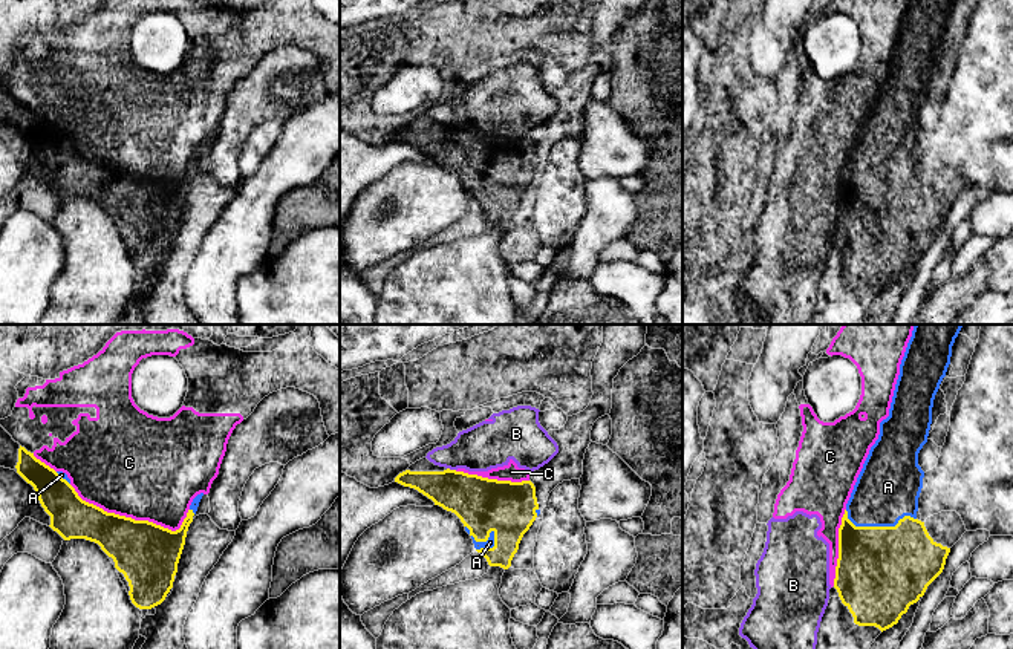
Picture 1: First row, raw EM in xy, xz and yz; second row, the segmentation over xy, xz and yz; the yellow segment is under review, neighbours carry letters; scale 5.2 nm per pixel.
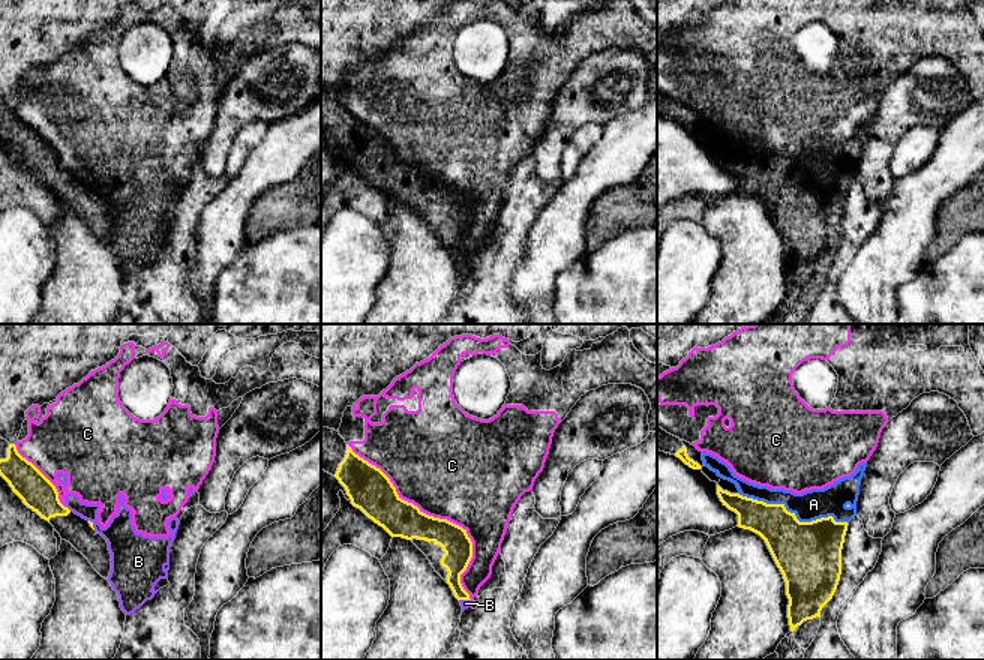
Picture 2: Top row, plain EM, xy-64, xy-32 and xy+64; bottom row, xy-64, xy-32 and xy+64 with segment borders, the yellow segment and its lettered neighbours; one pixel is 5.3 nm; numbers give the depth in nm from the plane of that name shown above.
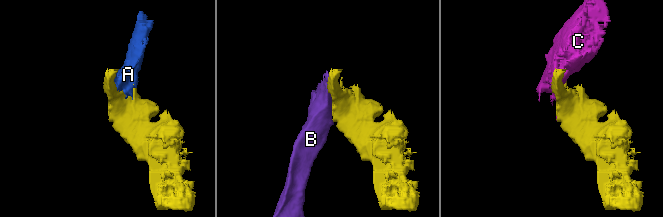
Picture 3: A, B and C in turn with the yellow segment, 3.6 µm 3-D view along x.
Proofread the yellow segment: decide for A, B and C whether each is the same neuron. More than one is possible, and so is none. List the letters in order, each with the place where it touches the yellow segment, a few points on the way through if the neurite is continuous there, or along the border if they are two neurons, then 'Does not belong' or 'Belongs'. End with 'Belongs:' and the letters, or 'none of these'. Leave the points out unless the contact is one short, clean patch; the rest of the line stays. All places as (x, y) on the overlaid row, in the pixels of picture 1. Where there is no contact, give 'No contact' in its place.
A: Touches yellow at yz (879, 527). Belongs
B: Touches yellow at xz (452, 470). Does not belong
C: Touches yellow at xy (130, 518). Does not belong
Belongs: A

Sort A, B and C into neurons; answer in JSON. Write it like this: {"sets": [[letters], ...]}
{"sets": [["A"], ["B", "C"]]}

